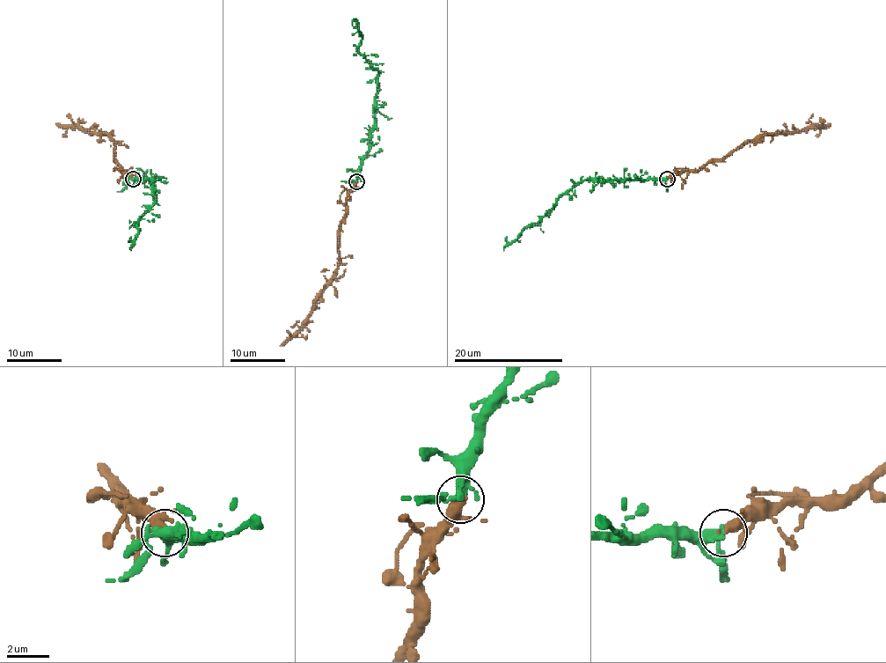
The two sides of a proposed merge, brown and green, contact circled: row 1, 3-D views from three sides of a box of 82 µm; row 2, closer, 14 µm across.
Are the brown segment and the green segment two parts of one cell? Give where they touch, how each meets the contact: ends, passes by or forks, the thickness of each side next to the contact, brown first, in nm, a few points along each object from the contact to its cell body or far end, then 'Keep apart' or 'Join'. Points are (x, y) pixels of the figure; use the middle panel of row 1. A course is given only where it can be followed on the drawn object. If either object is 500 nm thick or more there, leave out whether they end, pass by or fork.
Place: (356, 181). At the ring brown forks. At the ring green forks. Thickness 240 nm (brown) against 280 nm. Course of brown: (356, 182), (347, 197), (347, 216), (340, 224), (337, 273), (318, 298), (317, 305), (307, 320), (280, 345). Course of green: (356, 181), (356, 170), (369, 145), (378, 71), (359, 51), (362, 36), (352, 23), (355, 21). Join

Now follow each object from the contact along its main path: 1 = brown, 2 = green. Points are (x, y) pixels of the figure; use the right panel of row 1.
1: (668, 179), (683, 170), (722, 161), (765, 136), (831, 123)
2: (666, 179), (580, 180), (513, 242), (508, 242), (506, 237)

